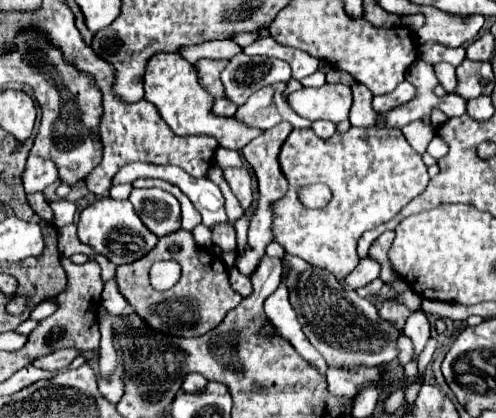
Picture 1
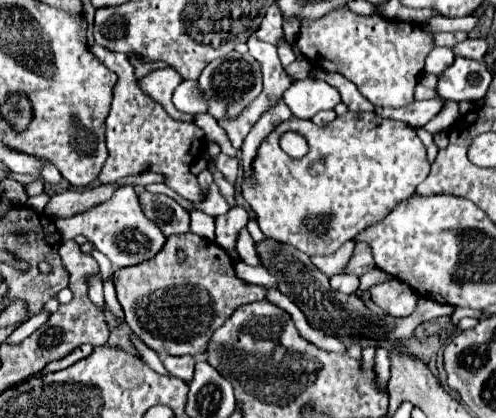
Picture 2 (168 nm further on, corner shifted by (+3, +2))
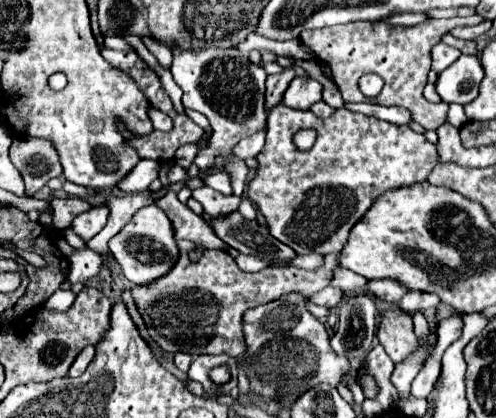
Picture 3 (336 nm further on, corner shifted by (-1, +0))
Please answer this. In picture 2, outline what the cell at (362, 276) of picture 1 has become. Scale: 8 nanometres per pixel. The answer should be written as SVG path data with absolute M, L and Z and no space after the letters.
M335 274L331 276L331 284L335 290L339 292L345 292L345 294L351 294L351 292L357 292L359 288L359 276L355 274Z

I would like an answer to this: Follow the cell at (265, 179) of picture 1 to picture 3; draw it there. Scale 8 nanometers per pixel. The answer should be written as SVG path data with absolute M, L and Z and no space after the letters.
M285 68L279 74L267 76L267 110L271 110L277 102L281 102L283 92L287 90L289 82L295 78L295 70L293 68Z

